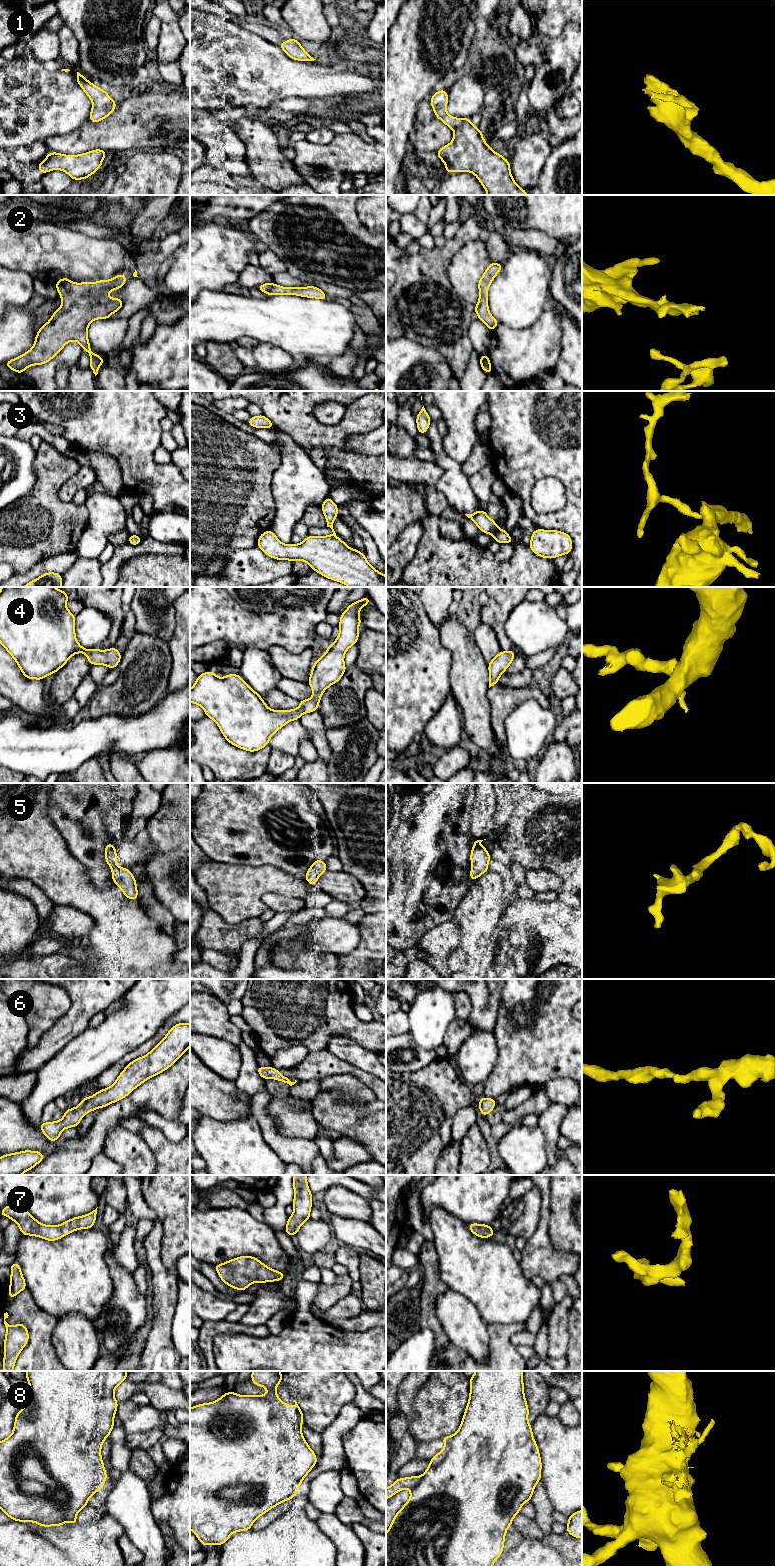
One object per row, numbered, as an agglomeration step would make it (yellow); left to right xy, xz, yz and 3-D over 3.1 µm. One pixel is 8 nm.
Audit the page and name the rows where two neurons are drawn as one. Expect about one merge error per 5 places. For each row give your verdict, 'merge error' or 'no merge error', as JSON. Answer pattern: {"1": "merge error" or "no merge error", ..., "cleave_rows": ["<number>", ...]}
{"1": "no merge error", "2": "no merge error", "3": "no merge error", "4": "no merge error", "5": "no merge error", "6": "no merge error", "7": "no merge error", "8": "no merge error", "cleave_rows": []}

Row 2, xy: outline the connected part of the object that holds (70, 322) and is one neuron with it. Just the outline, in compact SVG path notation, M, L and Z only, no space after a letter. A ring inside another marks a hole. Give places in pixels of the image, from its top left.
M118 274L110 280L98 282L74 283L63 277L55 284L62 298L60 308L51 315L51 319L40 327L33 347L26 353L6 361L11 370L23 374L26 368L43 365L53 359L70 341L78 342L83 351L90 355L90 365L95 376L100 365L106 360L91 351L87 330L95 319L109 319L111 314L120 310L124 301L118 297L112 299L106 294L125 285L127 277Z

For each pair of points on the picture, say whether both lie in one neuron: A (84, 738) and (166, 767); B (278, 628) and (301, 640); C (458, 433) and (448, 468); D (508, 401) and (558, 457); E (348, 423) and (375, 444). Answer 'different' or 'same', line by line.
A: different
B: same
C: different
D: same
E: different

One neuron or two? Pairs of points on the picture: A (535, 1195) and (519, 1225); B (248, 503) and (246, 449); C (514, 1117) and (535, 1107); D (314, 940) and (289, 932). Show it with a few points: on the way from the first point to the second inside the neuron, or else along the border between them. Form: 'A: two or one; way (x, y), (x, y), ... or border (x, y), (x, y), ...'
A: one; way (532, 1202), (531, 1213), (526, 1218)
B: one; way (247, 490), (246, 462)
C: one; way (519, 1112), (530, 1107)
D: two; border (304, 926), (298, 940), (319, 950)

